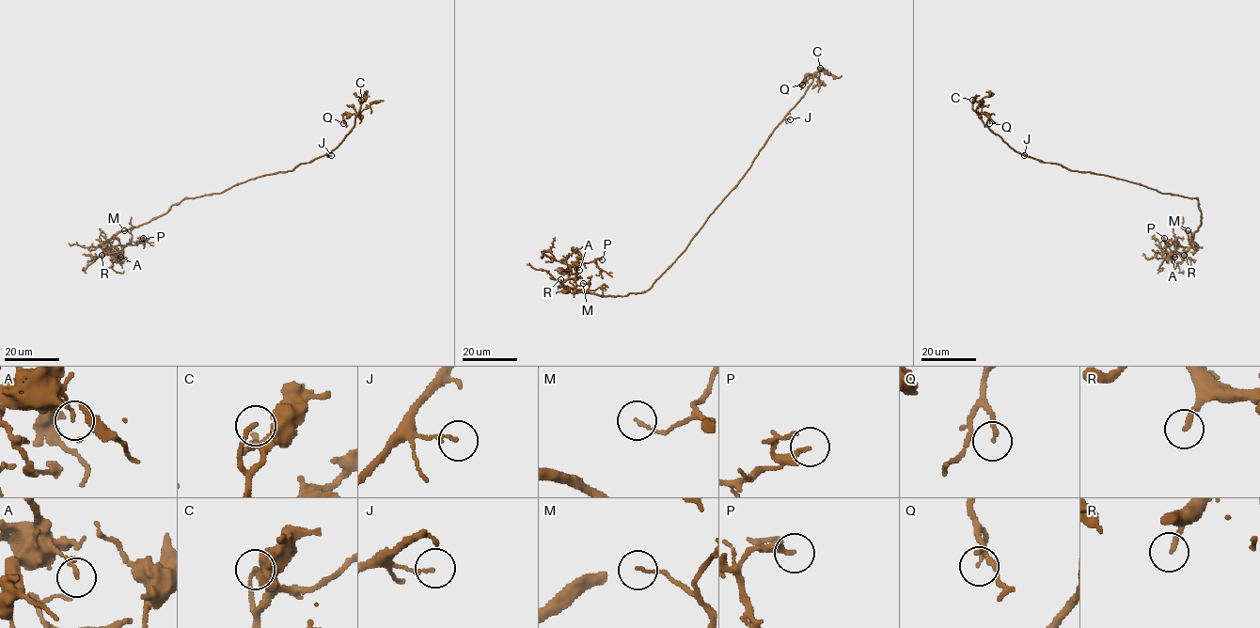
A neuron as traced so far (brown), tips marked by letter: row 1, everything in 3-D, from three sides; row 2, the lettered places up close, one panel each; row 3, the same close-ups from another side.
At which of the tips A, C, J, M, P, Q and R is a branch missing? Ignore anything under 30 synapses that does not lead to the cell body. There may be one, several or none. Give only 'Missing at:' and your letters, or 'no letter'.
Missing at: R

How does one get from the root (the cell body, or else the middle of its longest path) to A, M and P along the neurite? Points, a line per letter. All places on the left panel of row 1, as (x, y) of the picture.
A: (238, 183), (221, 193), (184, 198), (148, 222), (118, 232), (103, 249), (120, 257)
M: (238, 183), (221, 193), (184, 198), (148, 222), (118, 232), (105, 246), (128, 244), (132, 235), (124, 230)
P: (238, 183), (221, 193), (184, 198), (148, 222), (118, 232), (103, 249), (118, 252), (128, 243), (143, 238)

